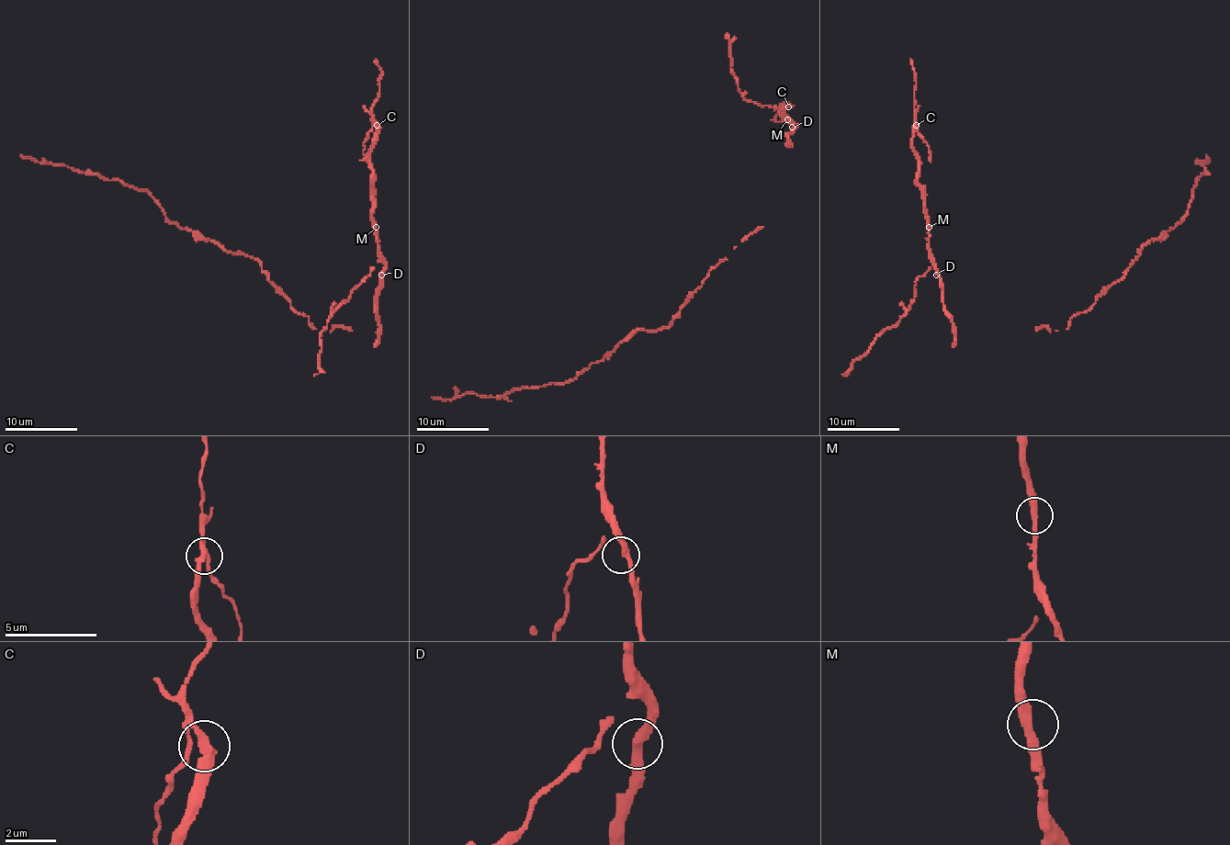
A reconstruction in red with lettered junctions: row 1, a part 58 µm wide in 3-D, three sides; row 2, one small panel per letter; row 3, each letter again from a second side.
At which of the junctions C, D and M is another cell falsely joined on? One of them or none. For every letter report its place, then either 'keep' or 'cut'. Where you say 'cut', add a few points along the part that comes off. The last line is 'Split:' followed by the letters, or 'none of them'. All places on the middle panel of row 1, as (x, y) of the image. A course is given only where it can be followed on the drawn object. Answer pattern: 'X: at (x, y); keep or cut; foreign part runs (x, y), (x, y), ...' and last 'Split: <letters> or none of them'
C: at (788, 107); cut
D: at (792, 127); keep
M: at (787, 119); keep
Split: C

